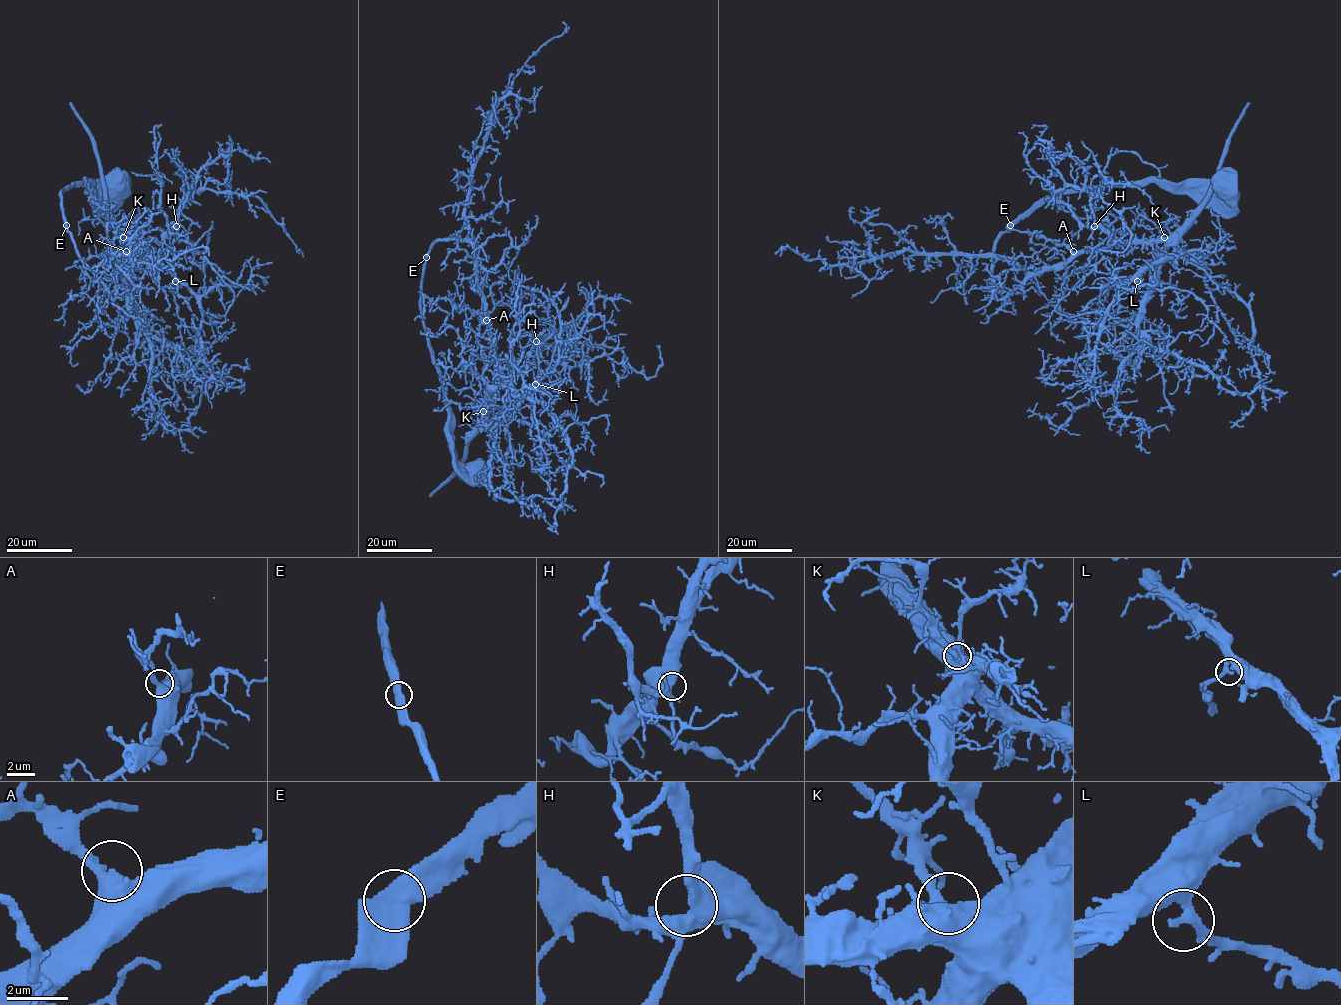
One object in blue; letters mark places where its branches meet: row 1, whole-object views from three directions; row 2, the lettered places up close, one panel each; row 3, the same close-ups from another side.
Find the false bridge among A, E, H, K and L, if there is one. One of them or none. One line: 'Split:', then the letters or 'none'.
Split: none

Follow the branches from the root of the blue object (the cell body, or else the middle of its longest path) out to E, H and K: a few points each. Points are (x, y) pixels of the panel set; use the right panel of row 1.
E: (1229, 187), (1158, 182), (1103, 183), (1050, 195), (1010, 225)
H: (1229, 187), (1119, 182), (1050, 195), (997, 240), (994, 295), (1007, 297), (1031, 276), (1119, 244), (1094, 226)
K: (1229, 187), (1119, 182), (1050, 195), (997, 240), (992, 290), (1002, 299), (1080, 254), (1164, 237)

